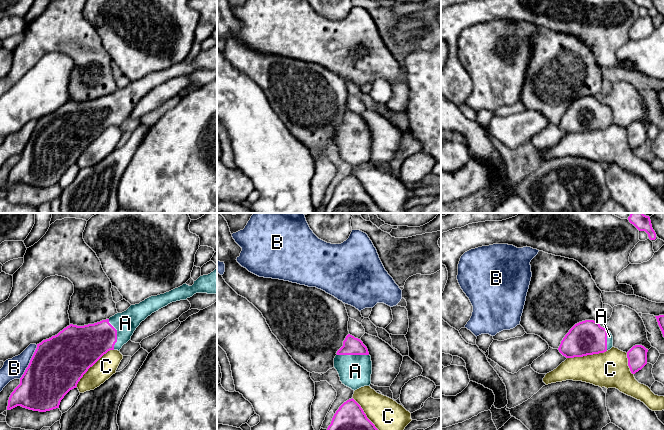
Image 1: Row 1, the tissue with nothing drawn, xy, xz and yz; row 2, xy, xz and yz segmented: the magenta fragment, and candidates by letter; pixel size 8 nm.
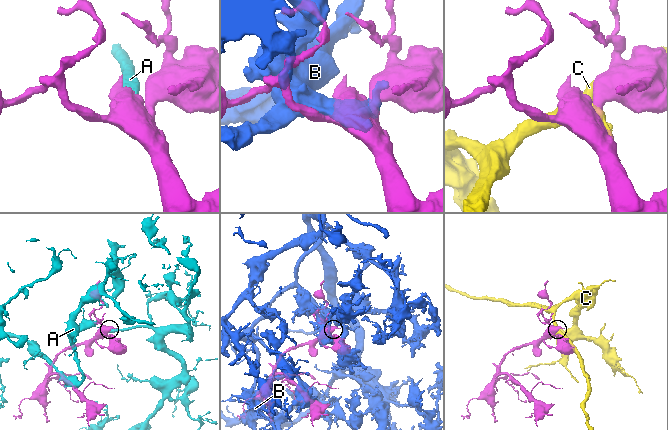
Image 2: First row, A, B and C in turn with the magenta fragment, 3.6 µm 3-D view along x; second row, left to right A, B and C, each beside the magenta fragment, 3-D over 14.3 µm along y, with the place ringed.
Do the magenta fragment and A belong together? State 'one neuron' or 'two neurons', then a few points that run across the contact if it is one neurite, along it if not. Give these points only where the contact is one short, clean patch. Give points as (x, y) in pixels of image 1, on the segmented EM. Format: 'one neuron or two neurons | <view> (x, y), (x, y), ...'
one neuron

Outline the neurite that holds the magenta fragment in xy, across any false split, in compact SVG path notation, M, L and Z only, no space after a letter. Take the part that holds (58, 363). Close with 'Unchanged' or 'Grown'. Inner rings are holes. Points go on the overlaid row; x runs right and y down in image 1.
M217 268L208 275L200 276L192 286L185 283L164 294L151 296L139 304L131 305L122 313L94 324L84 326L70 324L57 335L43 340L37 344L30 363L20 378L20 384L11 393L7 410L17 406L39 412L59 408L61 400L70 390L77 387L88 369L108 351L119 351L131 339L142 321L168 304L186 300L196 293L217 294Z. Grown

